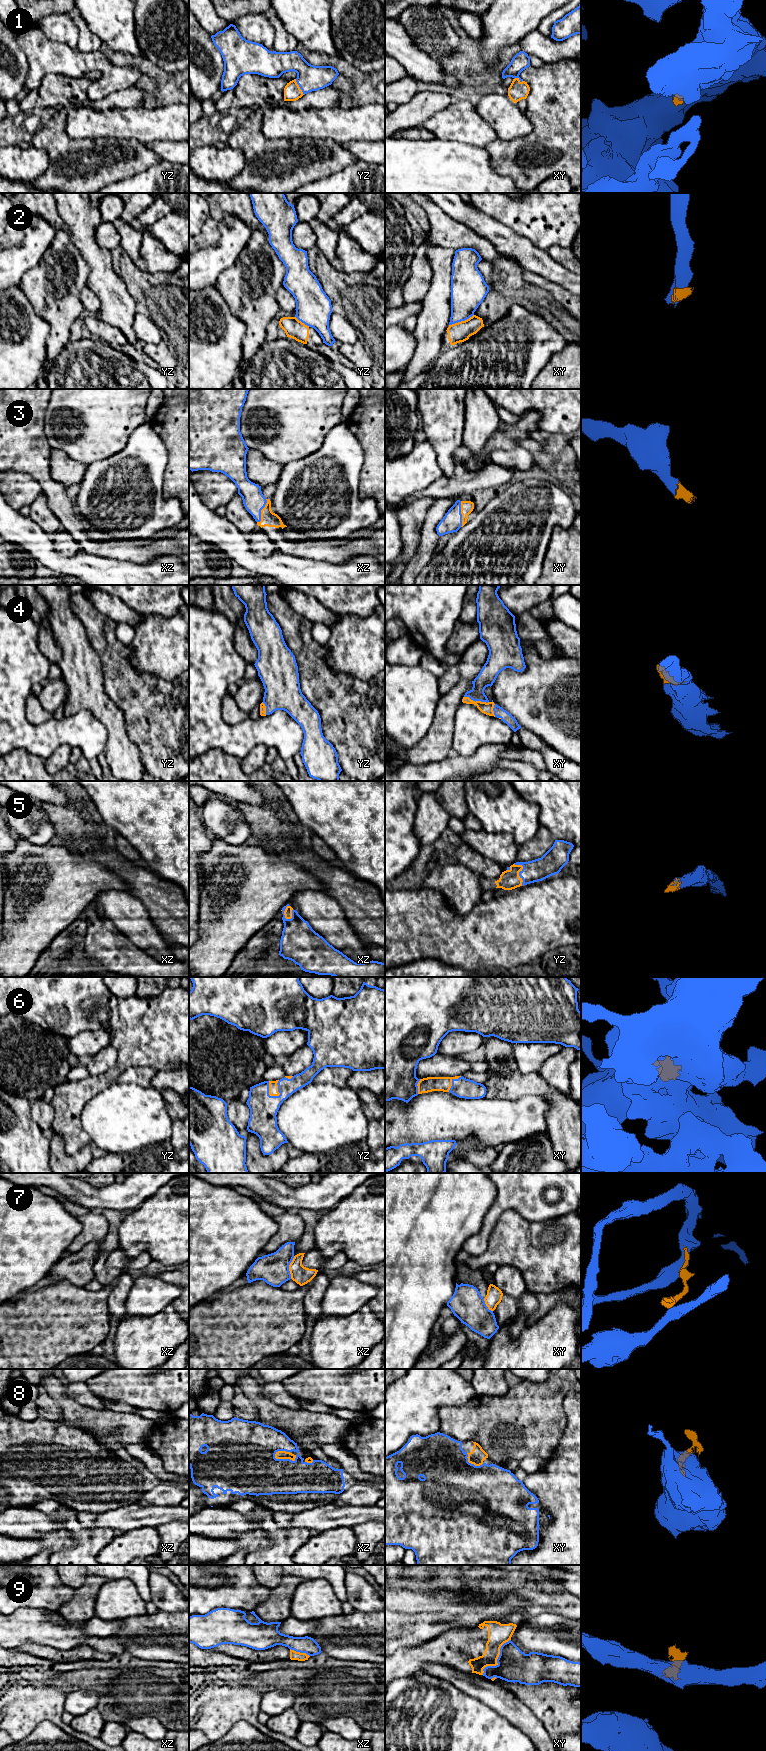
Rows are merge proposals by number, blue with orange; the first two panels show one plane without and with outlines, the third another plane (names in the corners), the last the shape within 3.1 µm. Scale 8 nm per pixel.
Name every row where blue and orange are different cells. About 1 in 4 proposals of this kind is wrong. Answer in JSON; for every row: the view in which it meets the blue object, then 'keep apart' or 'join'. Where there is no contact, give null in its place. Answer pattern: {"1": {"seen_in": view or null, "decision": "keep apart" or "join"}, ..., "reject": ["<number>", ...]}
{"1": {"seen_in": "yz", "decision": "join"}, "2": {"seen_in": "xy", "decision": "keep apart"}, "3": {"seen_in": "xy", "decision": "join"}, "4": {"seen_in": "xy", "decision": "join"}, "5": {"seen_in": "xz", "decision": "join"}, "6": {"seen_in": "yz", "decision": "join"}, "7": {"seen_in": "xz", "decision": "keep apart"}, "8": {"seen_in": "xz", "decision": "join"}, "9": {"seen_in": "xy", "decision": "keep apart"}, "reject": ["2", "7", "9"]}

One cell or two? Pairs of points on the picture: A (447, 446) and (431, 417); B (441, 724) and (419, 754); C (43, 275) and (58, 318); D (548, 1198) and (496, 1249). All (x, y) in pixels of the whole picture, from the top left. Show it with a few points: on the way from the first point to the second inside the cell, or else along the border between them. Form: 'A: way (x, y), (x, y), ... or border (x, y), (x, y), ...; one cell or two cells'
A: way (445, 439), (444, 430), (438, 424); one cell
B: way (441, 731), (426, 747); one cell
C: way (51, 286), (51, 294), (56, 301), (56, 307); one cell
D: border (505, 1210), (514, 1210), (531, 1221), (551, 1219); two cells

